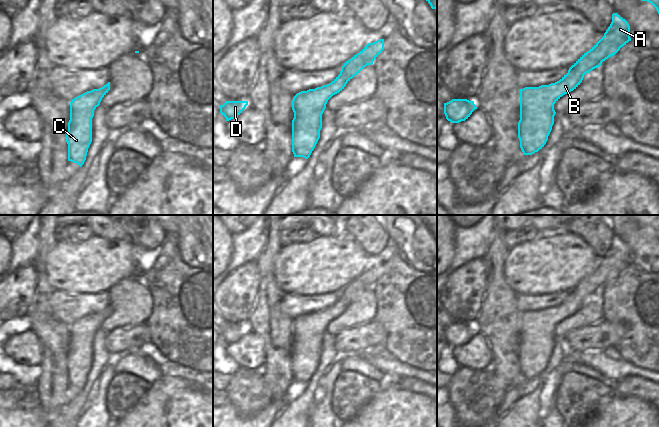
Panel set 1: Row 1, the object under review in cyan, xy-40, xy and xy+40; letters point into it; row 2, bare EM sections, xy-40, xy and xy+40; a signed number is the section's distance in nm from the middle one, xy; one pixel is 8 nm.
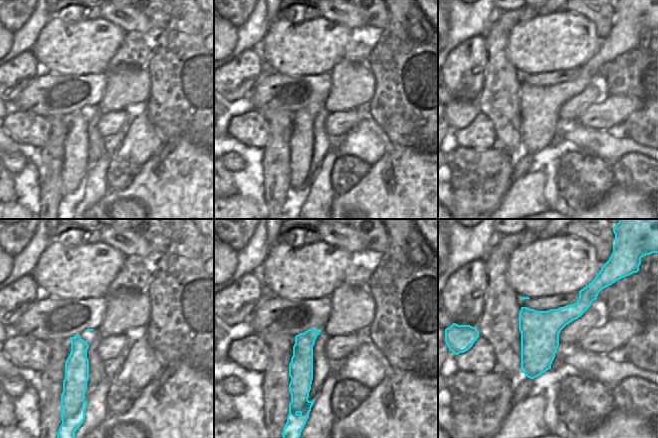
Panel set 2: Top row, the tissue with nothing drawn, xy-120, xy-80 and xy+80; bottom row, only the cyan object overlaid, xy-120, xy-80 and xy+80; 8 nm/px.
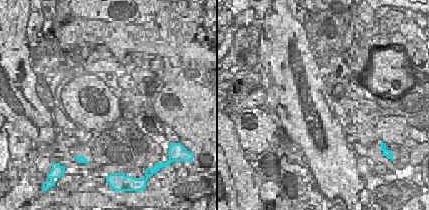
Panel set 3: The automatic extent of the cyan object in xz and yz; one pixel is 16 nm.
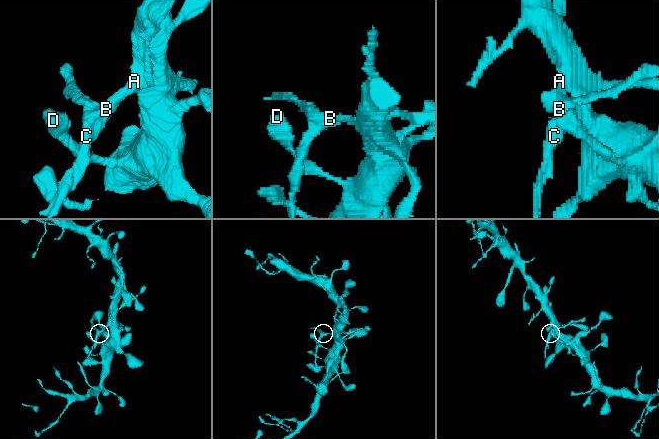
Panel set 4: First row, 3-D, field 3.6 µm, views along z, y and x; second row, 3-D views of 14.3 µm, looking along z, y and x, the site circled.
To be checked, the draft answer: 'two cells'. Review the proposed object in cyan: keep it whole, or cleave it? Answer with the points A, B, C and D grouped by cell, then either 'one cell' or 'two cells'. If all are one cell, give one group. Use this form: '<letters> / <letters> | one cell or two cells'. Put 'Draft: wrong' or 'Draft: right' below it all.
A D / B C | two cells
Draft: right

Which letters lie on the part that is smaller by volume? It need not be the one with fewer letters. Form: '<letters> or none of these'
B, C.

